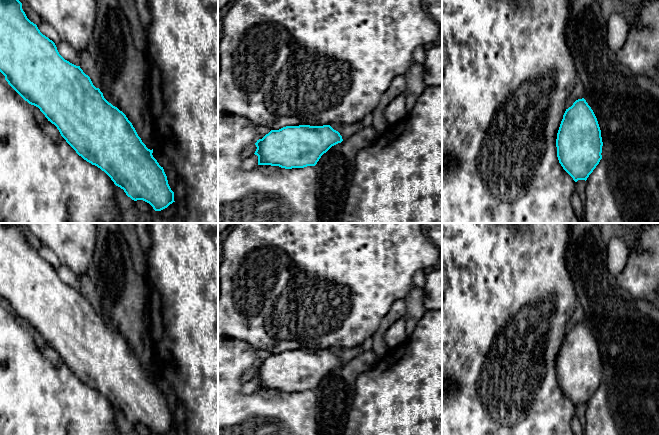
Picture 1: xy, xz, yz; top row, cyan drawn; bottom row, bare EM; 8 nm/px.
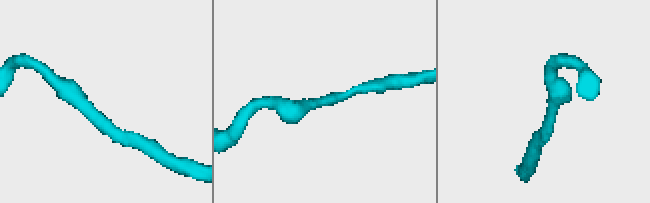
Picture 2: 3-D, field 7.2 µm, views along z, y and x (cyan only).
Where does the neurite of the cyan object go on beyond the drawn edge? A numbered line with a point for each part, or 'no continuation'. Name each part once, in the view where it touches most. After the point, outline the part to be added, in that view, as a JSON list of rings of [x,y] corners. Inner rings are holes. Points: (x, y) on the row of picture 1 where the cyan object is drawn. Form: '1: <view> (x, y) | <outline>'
no continuation

